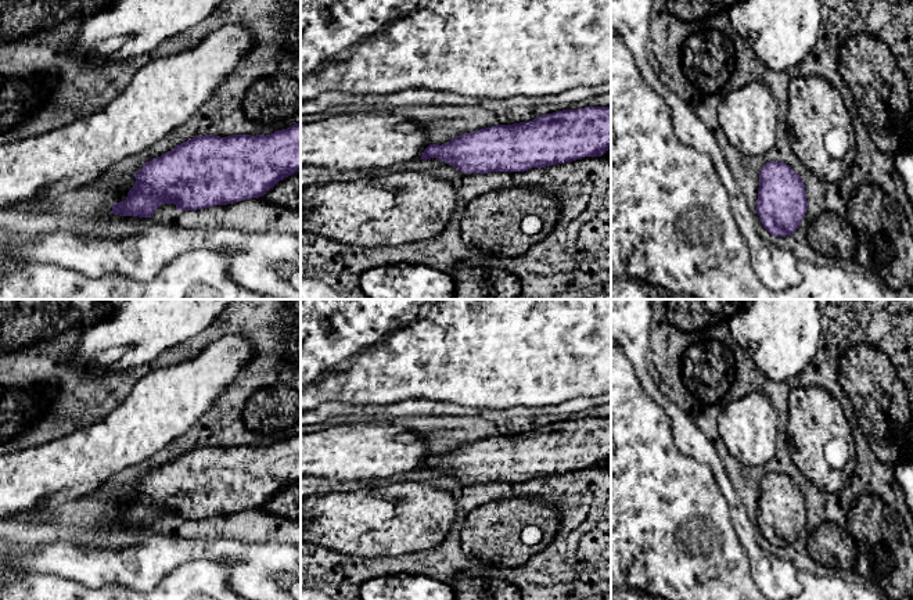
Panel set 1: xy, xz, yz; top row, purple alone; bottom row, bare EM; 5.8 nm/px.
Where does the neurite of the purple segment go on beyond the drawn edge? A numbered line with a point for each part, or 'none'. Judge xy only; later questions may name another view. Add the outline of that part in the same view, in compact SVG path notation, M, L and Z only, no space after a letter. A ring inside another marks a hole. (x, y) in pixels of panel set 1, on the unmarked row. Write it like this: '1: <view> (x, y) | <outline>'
none

